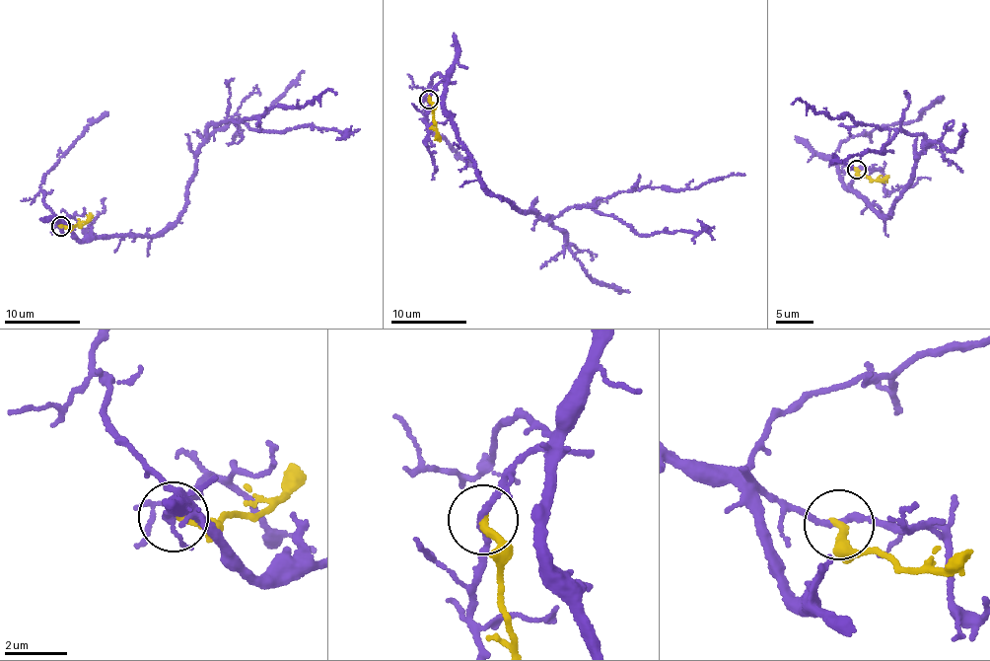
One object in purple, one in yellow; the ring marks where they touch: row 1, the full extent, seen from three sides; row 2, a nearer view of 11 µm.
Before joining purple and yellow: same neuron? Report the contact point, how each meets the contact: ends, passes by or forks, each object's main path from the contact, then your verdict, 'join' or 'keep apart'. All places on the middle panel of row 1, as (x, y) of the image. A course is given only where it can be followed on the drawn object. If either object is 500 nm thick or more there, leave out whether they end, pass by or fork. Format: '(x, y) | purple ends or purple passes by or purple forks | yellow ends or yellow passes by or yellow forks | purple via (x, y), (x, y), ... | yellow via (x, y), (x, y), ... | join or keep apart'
(429, 99) | purple passes by | yellow ends | purple via (428, 100), (443, 83), (445, 115), (469, 154), (482, 187), (545, 218), (622, 191), (683, 191), (743, 174) | yellow via (428, 100), (434, 107), (438, 139) | keep apart

